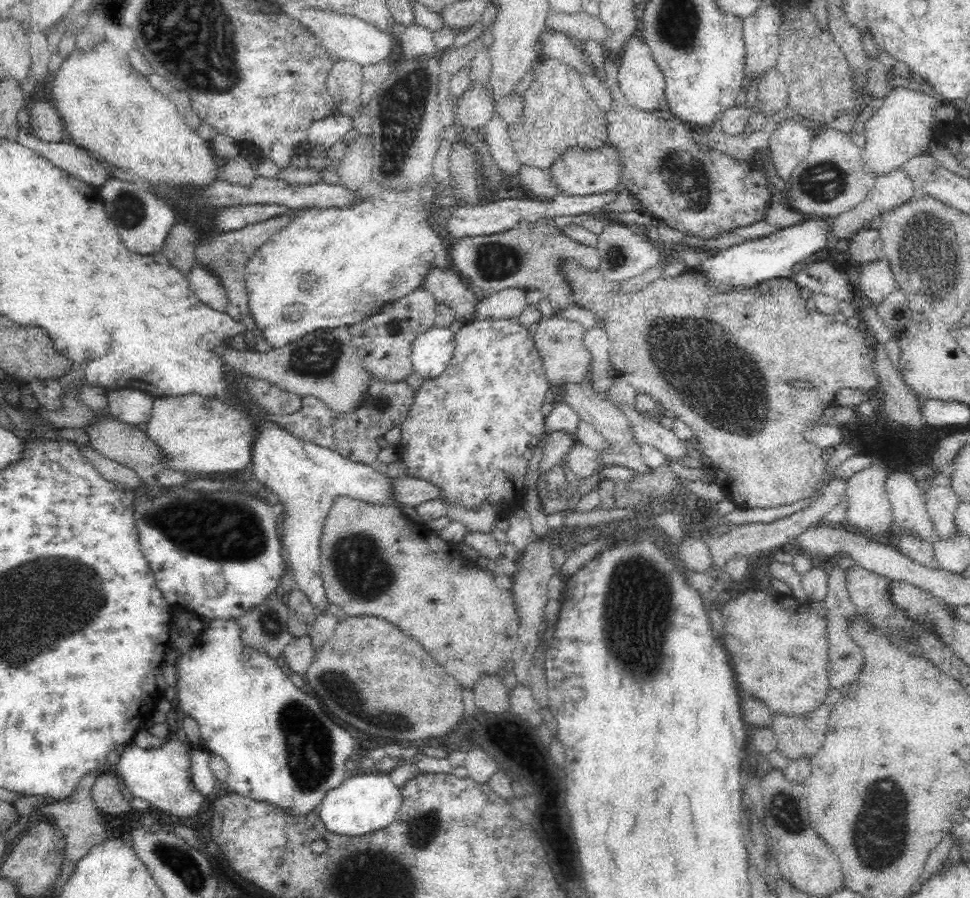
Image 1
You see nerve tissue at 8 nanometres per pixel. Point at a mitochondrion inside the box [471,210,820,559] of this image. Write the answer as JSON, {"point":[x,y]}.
{"point":[690,351]}

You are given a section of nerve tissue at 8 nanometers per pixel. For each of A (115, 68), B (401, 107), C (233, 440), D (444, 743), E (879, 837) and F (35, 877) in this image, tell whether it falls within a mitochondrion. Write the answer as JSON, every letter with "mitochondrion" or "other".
{"A":"other","B":"mitochondrion","C":"other","D":"other","E":"mitochondrion","F":"other"}

